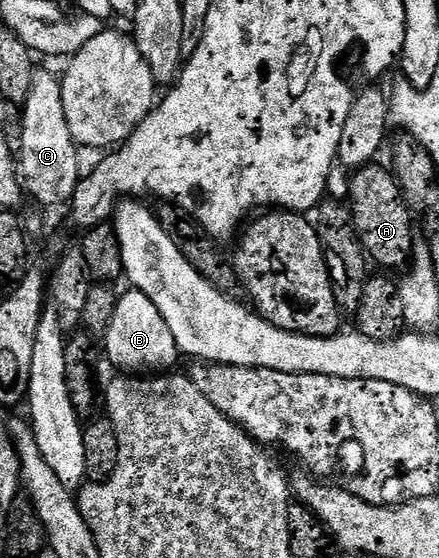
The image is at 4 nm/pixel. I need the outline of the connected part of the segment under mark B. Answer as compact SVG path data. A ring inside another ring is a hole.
M128 289L128 294L119 298L115 311L111 314L111 323L107 326L107 358L123 372L167 372L175 361L181 358L179 345L169 332L169 324L157 312L157 304L149 300L139 290Z

